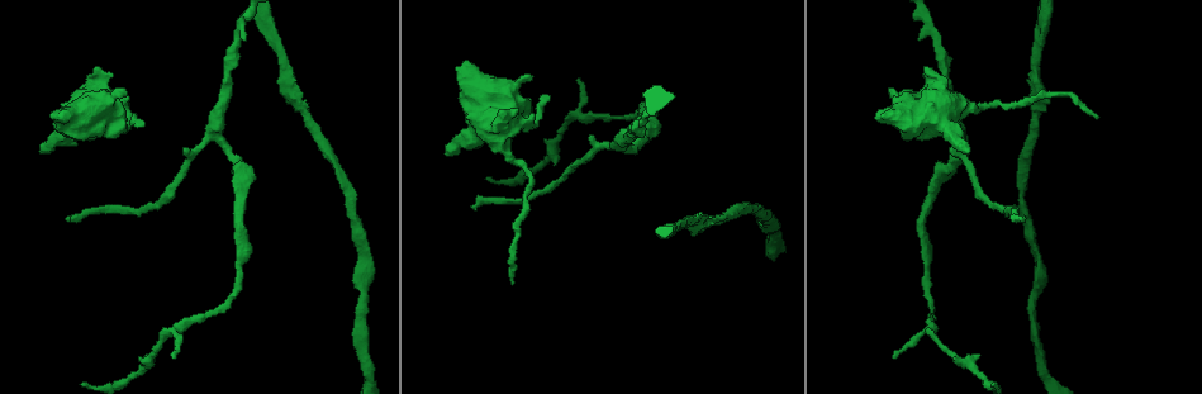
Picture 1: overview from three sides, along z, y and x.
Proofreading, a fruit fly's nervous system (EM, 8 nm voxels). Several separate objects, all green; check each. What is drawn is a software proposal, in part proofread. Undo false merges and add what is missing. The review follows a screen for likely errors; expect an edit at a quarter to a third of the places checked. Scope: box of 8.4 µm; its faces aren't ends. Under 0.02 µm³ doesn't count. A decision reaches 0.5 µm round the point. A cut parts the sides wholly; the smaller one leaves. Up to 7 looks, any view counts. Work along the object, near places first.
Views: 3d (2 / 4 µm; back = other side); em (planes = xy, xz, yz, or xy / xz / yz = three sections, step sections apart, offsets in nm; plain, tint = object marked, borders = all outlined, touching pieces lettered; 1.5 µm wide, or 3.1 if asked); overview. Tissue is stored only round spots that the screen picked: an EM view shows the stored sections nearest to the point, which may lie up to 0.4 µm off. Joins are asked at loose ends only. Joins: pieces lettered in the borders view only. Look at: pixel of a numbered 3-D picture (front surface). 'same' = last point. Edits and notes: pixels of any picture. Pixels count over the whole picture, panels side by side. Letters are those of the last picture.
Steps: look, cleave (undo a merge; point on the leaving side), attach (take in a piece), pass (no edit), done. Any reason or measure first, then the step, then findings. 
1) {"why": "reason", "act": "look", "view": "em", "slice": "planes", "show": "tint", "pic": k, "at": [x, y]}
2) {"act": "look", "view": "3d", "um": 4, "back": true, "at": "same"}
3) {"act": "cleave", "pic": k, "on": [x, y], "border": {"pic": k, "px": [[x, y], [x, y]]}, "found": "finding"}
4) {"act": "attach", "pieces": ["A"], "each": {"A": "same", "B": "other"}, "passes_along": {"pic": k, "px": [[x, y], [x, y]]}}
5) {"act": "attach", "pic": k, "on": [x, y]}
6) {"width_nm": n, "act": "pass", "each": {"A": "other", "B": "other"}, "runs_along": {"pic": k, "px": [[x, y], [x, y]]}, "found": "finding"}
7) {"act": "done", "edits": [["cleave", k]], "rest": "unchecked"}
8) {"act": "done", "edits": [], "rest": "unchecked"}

{"why": "stops while still wide", "act": "look", "view": "3d", "um": 2, "pic": 1, "at": [877, 113]}

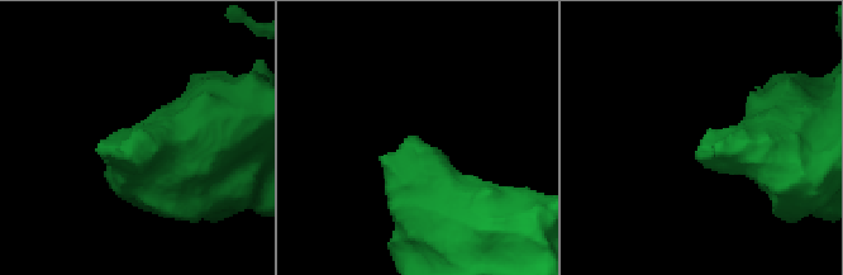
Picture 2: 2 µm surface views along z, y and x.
{"why": "need the tissue", "act": "look", "view": "em", "slice": "planes", "show": "borders", "pic": 2, "at": [698, 148]}

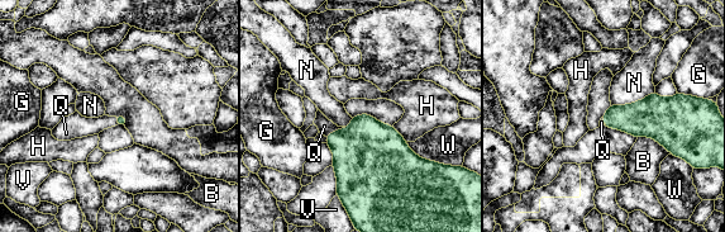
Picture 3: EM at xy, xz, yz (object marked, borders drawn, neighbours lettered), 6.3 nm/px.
{"act": "attach", "pieces": ["Q"], "each": {"B": "other", "G": "other", "H": "other", "N": "other", "Q": "same", "V": "other", "W": "other"}, "passes_along": {"pic": 3, "px": [[367, 154], [335, 131], [324, 126]]}, "found": "it goes on there"}

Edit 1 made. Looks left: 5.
{"act": "look", "view": "overview"}

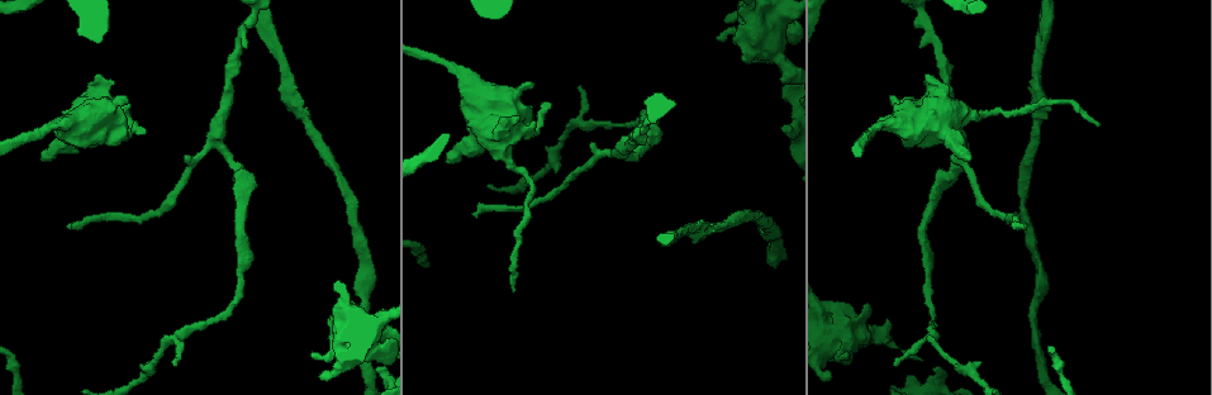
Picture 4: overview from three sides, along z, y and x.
{"why": "an open end", "act": "look", "view": "em", "slice": "xy", "step": 8, "show": "borders", "pic": 4, "at": [42, 158]}

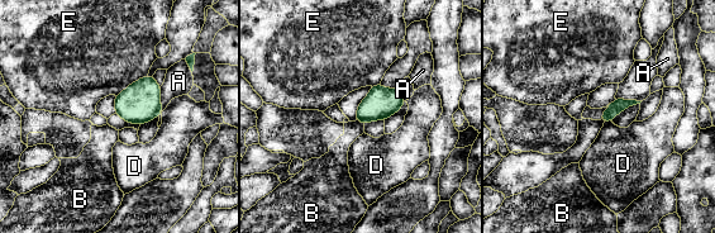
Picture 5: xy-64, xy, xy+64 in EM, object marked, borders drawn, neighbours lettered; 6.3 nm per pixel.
{"act": "look", "view": "em", "slice": "planes", "show": "borders", "at": "same"}

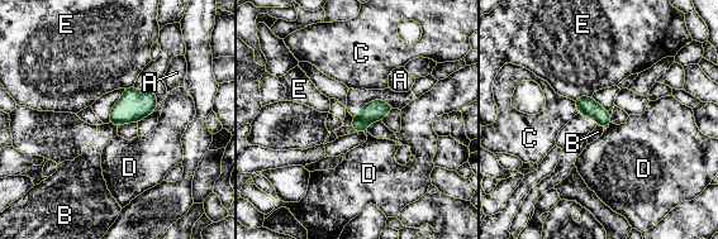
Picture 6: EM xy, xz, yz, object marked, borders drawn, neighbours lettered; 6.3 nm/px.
{"act": "pass", "each": {"A": "other", "B": "other", "C": "other", "D": "other", "E": "other"}, "border": {"pic": 6, "px": [[109, 122], [117, 128]]}, "found": "no lettered piece goes on from it"}

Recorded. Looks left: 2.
{"why": "a narrow waist", "act": "look", "view": "em", "slice": "xy", "step": 8, "show": "tint", "pic": 4, "at": [227, 82]}

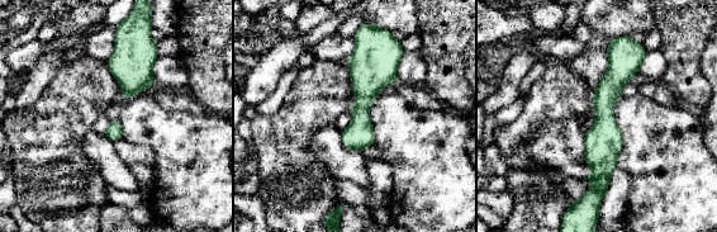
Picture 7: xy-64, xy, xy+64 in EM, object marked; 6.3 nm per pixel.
{"why": "cut it another way", "act": "look", "view": "em", "slice": "planes", "show": "borders", "at": "same"}

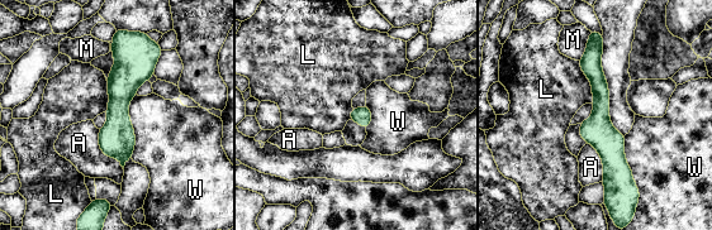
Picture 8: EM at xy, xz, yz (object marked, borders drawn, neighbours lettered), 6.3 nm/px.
{"longest_contact_nm": ["W", 400], "act": "pass", "each": {"A": "other", "L": "other", "M": "other", "W": "other"}, "runs_along": {"pic": 8, "px": [[593, 38], [613, 188]]}, "found": "continuous, no second neuron"}

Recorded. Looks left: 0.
{"act": "done", "edits": [["attach", 3]], "rest": "unchecked"}

